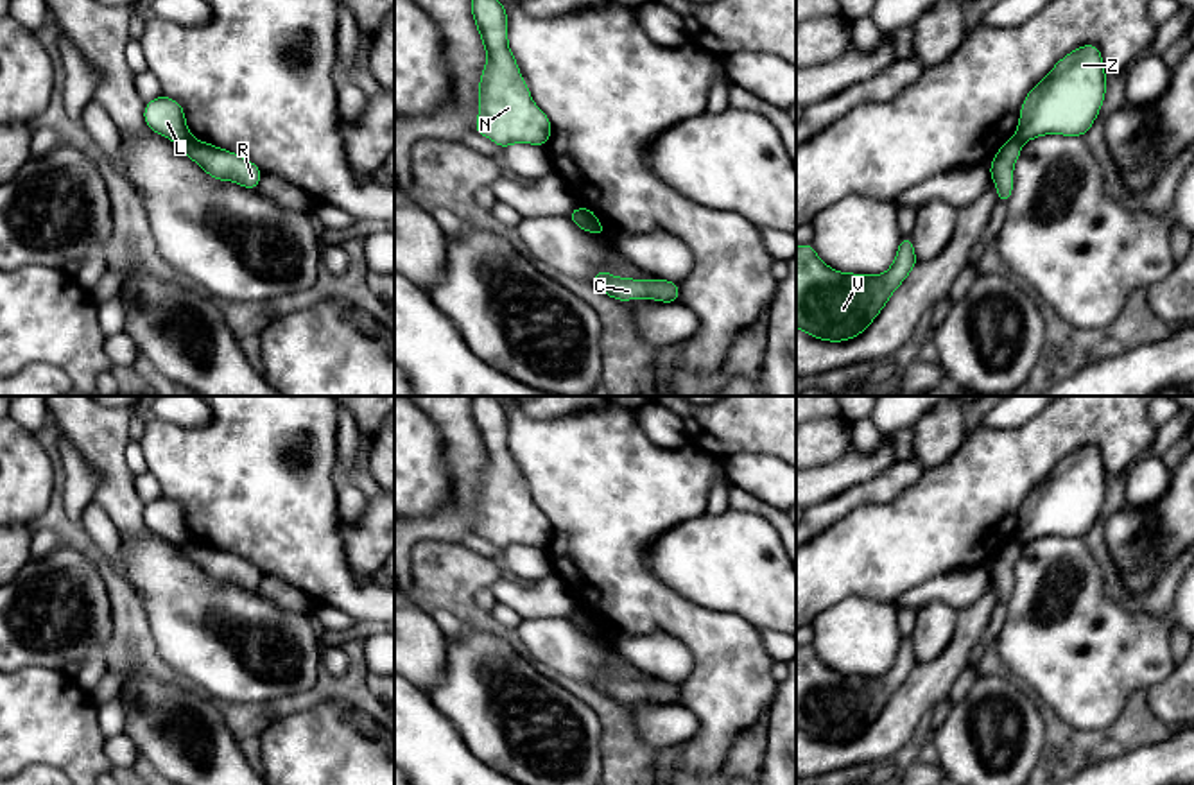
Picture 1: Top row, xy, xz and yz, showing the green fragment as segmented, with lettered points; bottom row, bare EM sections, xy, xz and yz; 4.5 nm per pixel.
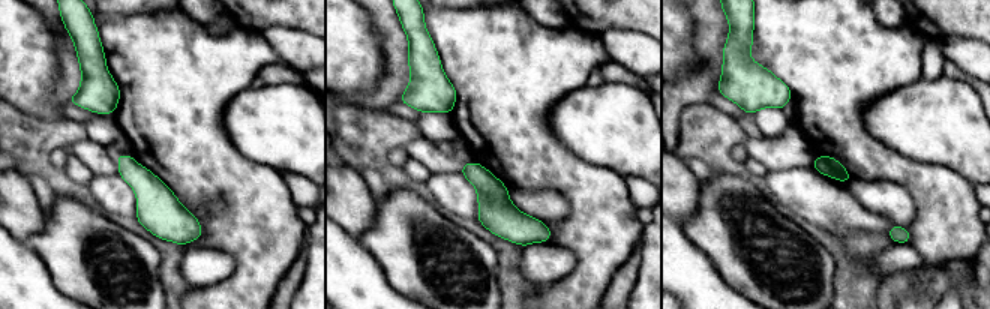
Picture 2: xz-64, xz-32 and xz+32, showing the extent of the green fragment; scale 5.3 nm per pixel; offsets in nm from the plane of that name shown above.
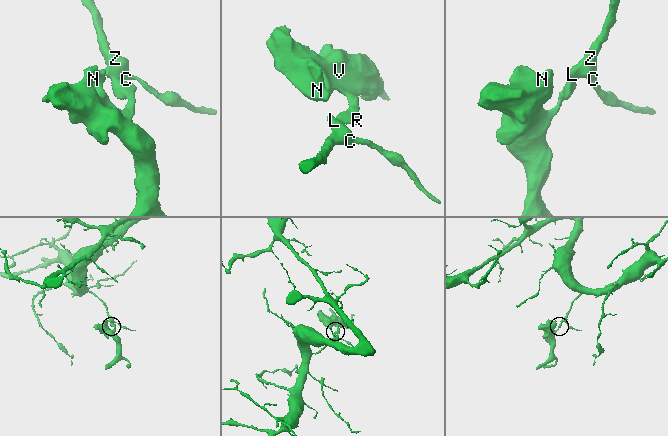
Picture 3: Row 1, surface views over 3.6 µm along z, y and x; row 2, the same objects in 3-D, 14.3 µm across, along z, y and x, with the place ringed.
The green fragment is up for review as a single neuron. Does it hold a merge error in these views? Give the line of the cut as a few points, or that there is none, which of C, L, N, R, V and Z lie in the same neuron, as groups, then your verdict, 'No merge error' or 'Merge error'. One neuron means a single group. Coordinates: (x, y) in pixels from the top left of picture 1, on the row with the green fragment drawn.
Split along xy (190, 137), (178, 144). Groups: C L Z / N R V. Merge error

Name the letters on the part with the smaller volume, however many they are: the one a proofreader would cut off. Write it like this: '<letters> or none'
N, R, V

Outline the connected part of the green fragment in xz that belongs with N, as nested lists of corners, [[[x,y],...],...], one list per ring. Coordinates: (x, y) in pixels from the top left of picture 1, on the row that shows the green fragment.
[[[472,0],[472,16],[486,48],[475,131],[500,149],[513,143],[547,147],[552,124],[532,100],[509,50],[506,7],[500,0]]]

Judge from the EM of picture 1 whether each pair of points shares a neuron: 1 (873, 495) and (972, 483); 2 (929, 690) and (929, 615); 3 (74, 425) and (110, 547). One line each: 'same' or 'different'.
1: different
2: different
3: different

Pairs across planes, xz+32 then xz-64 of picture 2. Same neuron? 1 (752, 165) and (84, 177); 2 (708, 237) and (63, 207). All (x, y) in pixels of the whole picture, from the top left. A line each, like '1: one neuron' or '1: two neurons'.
1: one neuron
2: one neuron

